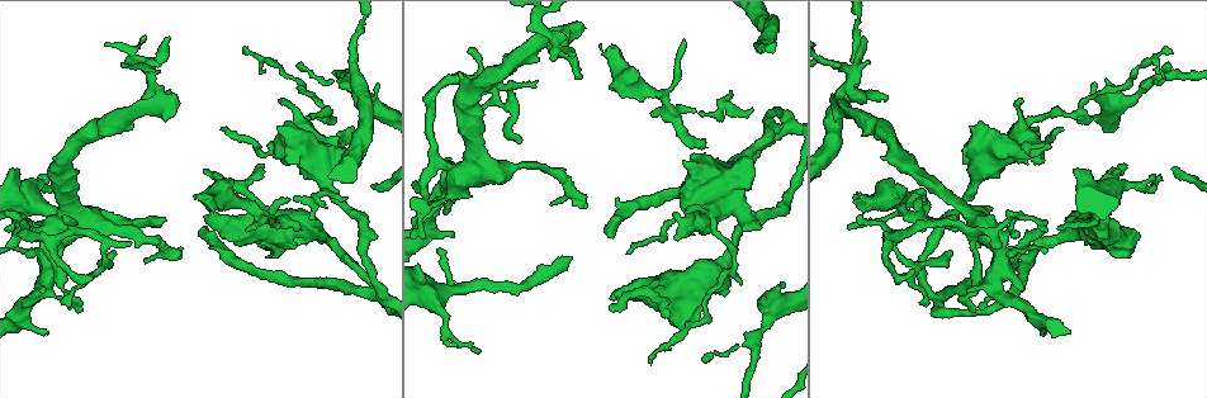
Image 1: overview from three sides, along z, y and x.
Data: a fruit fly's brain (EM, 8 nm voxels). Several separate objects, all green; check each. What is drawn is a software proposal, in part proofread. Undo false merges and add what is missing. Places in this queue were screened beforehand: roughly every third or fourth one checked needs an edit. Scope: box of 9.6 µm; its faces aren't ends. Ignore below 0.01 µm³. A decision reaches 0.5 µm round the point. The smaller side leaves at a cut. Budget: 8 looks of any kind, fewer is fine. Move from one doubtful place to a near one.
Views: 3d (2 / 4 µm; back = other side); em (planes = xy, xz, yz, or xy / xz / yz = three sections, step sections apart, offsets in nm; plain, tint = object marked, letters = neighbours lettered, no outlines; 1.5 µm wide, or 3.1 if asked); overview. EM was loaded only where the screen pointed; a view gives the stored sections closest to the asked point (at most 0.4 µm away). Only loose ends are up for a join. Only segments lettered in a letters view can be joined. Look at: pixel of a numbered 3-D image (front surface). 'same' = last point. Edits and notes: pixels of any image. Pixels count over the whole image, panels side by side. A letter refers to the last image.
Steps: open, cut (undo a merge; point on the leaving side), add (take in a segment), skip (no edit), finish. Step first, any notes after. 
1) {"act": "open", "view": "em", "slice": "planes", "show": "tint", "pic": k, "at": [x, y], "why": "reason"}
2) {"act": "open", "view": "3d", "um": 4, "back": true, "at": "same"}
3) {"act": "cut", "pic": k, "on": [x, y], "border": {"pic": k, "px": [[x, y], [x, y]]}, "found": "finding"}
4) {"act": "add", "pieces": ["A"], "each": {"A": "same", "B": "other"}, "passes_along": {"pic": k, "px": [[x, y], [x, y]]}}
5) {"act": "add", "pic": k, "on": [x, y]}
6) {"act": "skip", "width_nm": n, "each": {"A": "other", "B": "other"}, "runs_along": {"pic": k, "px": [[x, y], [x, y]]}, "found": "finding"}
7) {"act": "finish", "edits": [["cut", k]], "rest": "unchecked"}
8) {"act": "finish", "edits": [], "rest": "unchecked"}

{"act": "open", "view": "3d", "um": 4, "pic": 1, "at": [434, 305], "why": "thin arm on a thick one"}

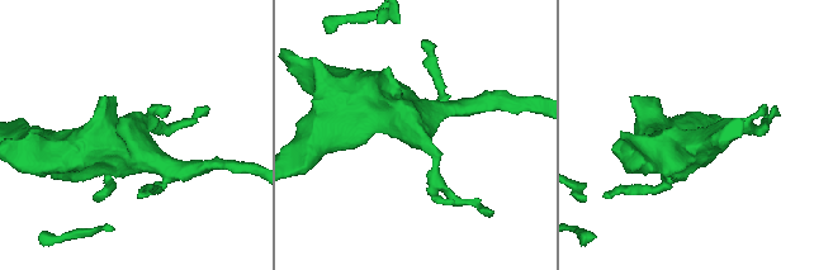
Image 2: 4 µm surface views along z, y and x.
{"act": "open", "view": "em", "slice": "xz", "step": 8, "show": "tint", "pic": 2, "at": [415, 133], "why": "need the tissue"}

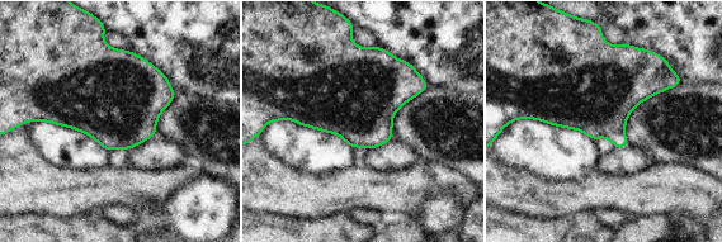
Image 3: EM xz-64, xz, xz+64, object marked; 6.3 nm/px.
{"act": "open", "view": "em", "slice": "planes", "show": "letters", "at": "same"}

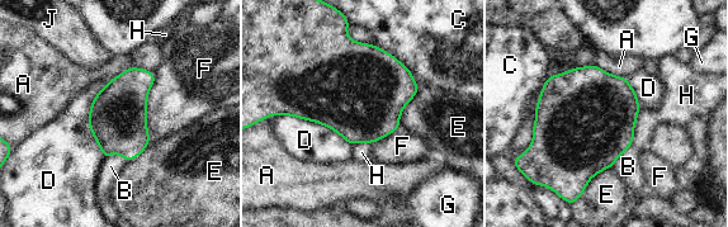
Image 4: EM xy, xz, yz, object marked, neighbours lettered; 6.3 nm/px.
{"act": "skip", "width_nm": 360, "each": {"A": "other", "B": "other", "C": "other", "D": "other", "E": "other", "F": "other", "G": "other", "H": "other", "J": "other"}, "border": {"pic": 4, "px": [[274, 114], [318, 122], [351, 146]]}, "found": "one cell here"}

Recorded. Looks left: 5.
{"act": "open", "view": "em", "slice": "xz", "step": 4, "show": "tint", "pic": 1, "at": [925, 231], "why": "an open end"}

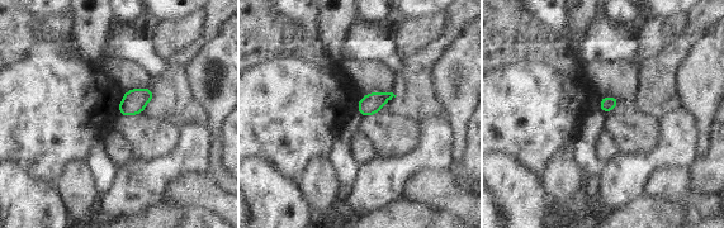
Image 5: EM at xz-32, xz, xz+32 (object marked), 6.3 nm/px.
{"act": "open", "view": "em", "slice": "planes", "show": "letters", "at": "same"}

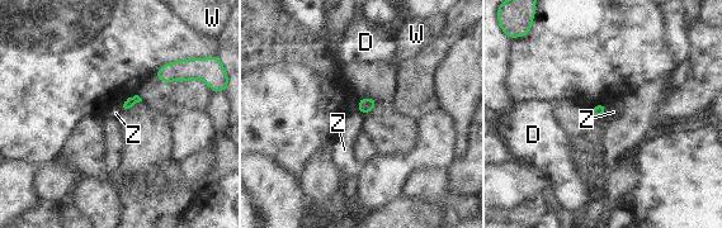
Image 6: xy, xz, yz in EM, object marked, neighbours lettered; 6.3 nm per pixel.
{"act": "skip", "each": {"D": "other", "W": "other", "Z": "other"}, "border": {"pic": 6, "px": [[608, 105], [603, 115]]}, "found": "none of them fits"}

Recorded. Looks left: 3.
{"act": "open", "view": "3d", "um": 2, "pic": 1, "at": [949, 251], "why": "thin end"}

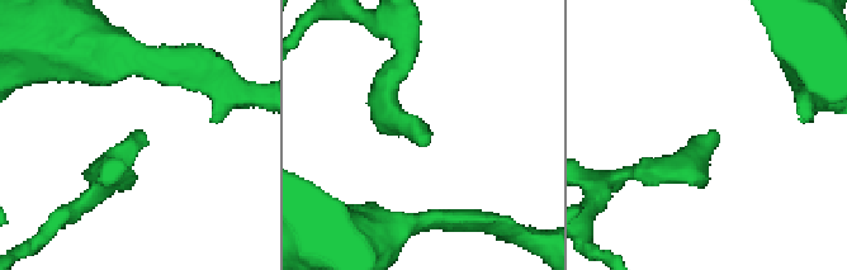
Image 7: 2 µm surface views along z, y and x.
{"act": "open", "view": "em", "slice": "yz", "step": 8, "show": "tint", "pic": 7, "at": [145, 136]}

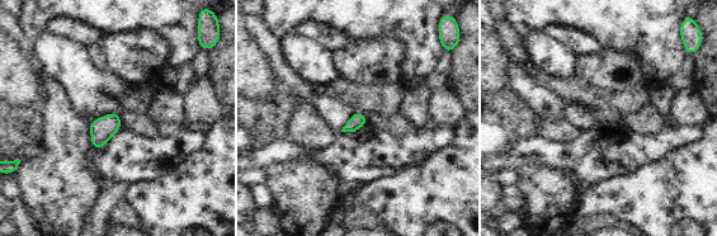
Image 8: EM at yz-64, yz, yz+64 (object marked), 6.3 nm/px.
{"act": "open", "view": "em", "slice": "planes", "show": "letters", "at": "same"}

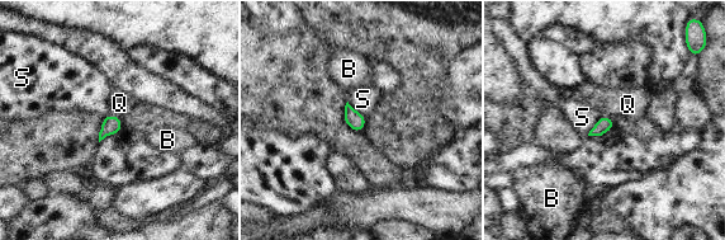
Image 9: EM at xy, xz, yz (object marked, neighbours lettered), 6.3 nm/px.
{"act": "skip", "each": {"B": "other", "Q": "other", "S": "other"}, "border": {"pic": 9, "px": [[601, 114], [614, 120]]}, "found": "no lettered segment goes on from it"}

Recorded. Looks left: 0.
{"act": "finish", "edits": [], "rest": "unchecked"}

